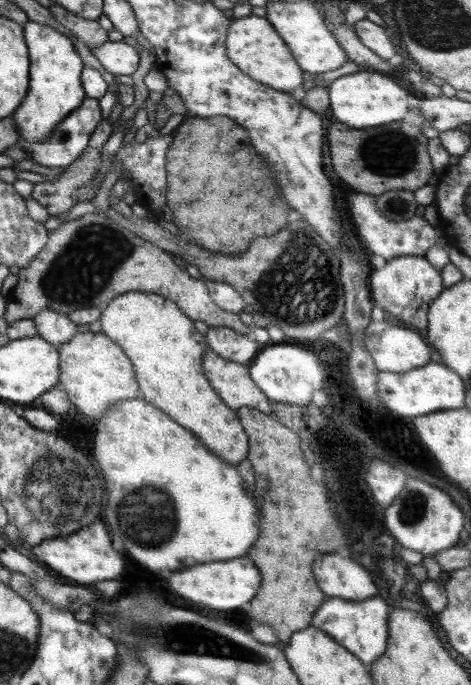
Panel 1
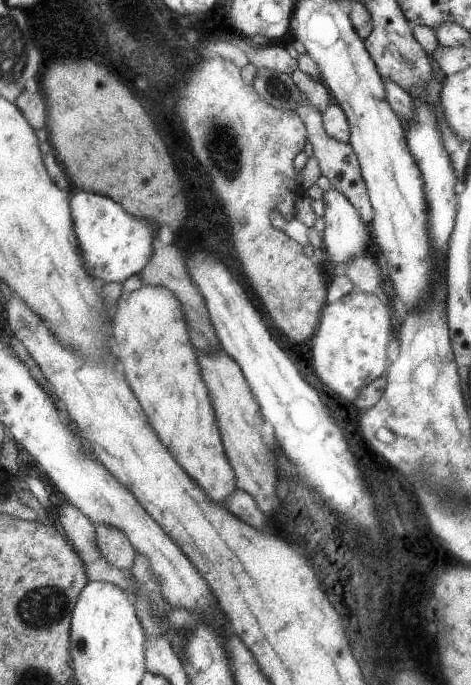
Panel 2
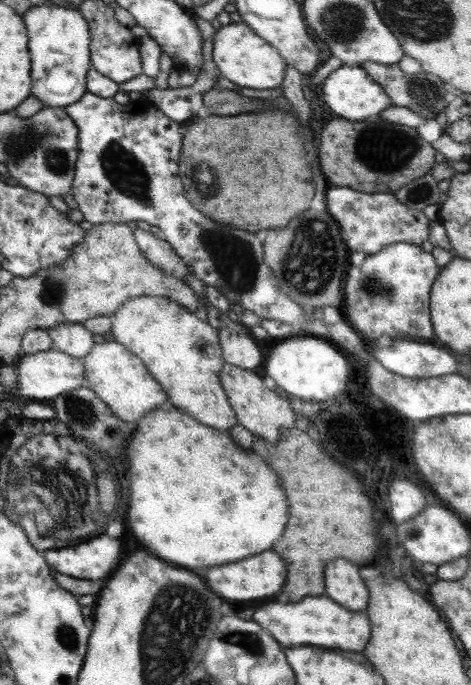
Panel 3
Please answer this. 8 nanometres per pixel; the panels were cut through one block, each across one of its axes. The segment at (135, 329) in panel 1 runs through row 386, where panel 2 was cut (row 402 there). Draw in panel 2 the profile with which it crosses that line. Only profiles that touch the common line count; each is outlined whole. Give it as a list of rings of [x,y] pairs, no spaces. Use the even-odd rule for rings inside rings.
[[[142,284],[135,290],[123,291],[116,300],[111,336],[115,358],[122,364],[128,387],[141,405],[154,434],[169,451],[172,459],[185,471],[186,476],[197,483],[201,492],[214,503],[223,504],[224,498],[236,488],[234,474],[222,447],[214,410],[202,381],[194,346],[190,343],[180,302],[170,290],[159,285]]]

